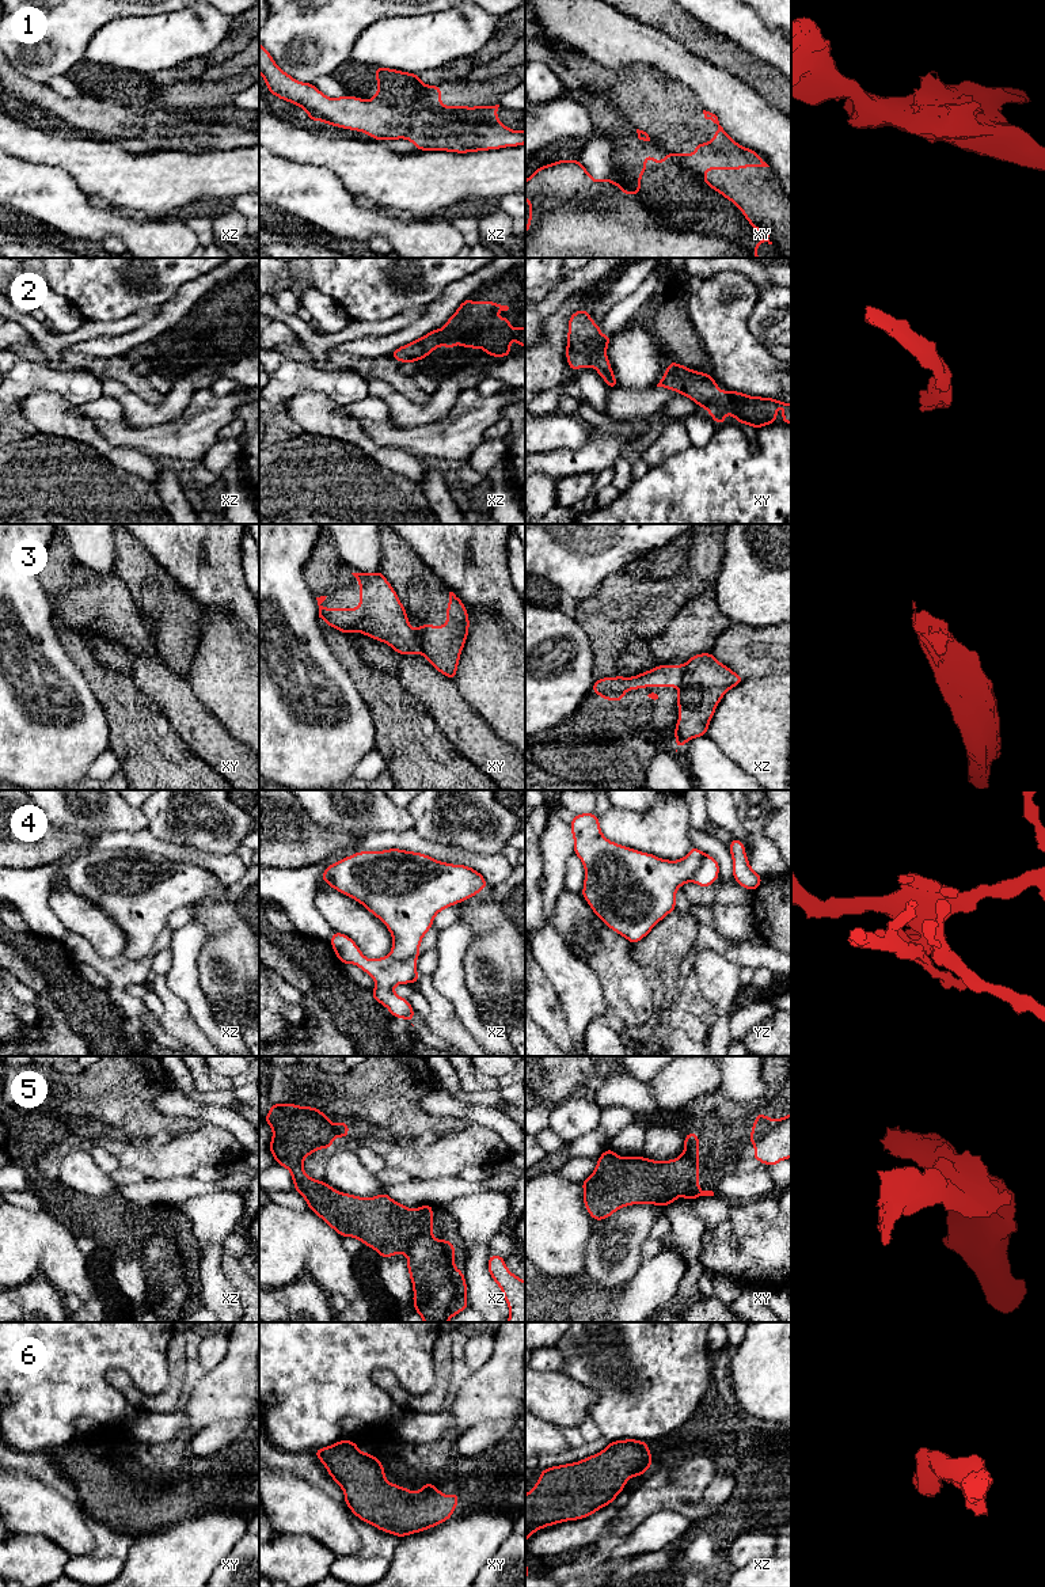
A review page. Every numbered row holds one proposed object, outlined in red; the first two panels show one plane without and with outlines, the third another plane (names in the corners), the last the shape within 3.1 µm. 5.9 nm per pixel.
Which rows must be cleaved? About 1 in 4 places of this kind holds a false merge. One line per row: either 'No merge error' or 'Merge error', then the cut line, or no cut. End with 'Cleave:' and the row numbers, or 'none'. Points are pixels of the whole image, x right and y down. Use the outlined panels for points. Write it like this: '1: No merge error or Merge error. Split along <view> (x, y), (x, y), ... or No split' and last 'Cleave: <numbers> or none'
1: Merge error. Split along xy (684, 154), (690, 164), (705, 178)
2: No merge error. No split
3: Merge error. Split along xy (413, 629), (421, 652)
4: Merge error. Split along xz (388, 955), (401, 960), (415, 961)
5: No merge error. No split
6: No merge error. No split
Cleave: 1, 3, 4

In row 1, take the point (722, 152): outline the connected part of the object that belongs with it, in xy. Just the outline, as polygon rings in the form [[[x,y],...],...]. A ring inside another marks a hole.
[[[703,110],[704,118],[718,125],[710,143],[698,143],[696,151],[684,153],[691,167],[706,178],[707,170],[742,170],[745,167],[770,167],[757,152],[737,144],[719,125],[718,117]]]

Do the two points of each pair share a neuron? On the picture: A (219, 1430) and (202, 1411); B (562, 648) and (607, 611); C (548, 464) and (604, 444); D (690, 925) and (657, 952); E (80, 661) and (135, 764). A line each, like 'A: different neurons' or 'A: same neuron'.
A: different neurons
B: different neurons
C: same neuron
D: same neuron
E: same neuron

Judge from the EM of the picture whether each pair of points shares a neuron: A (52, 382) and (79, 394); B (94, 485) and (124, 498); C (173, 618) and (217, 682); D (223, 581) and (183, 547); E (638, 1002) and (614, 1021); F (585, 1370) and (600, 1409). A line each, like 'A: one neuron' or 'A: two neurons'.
A: one neuron
B: one neuron
C: two neurons
D: one neuron
E: two neurons
F: one neuron

